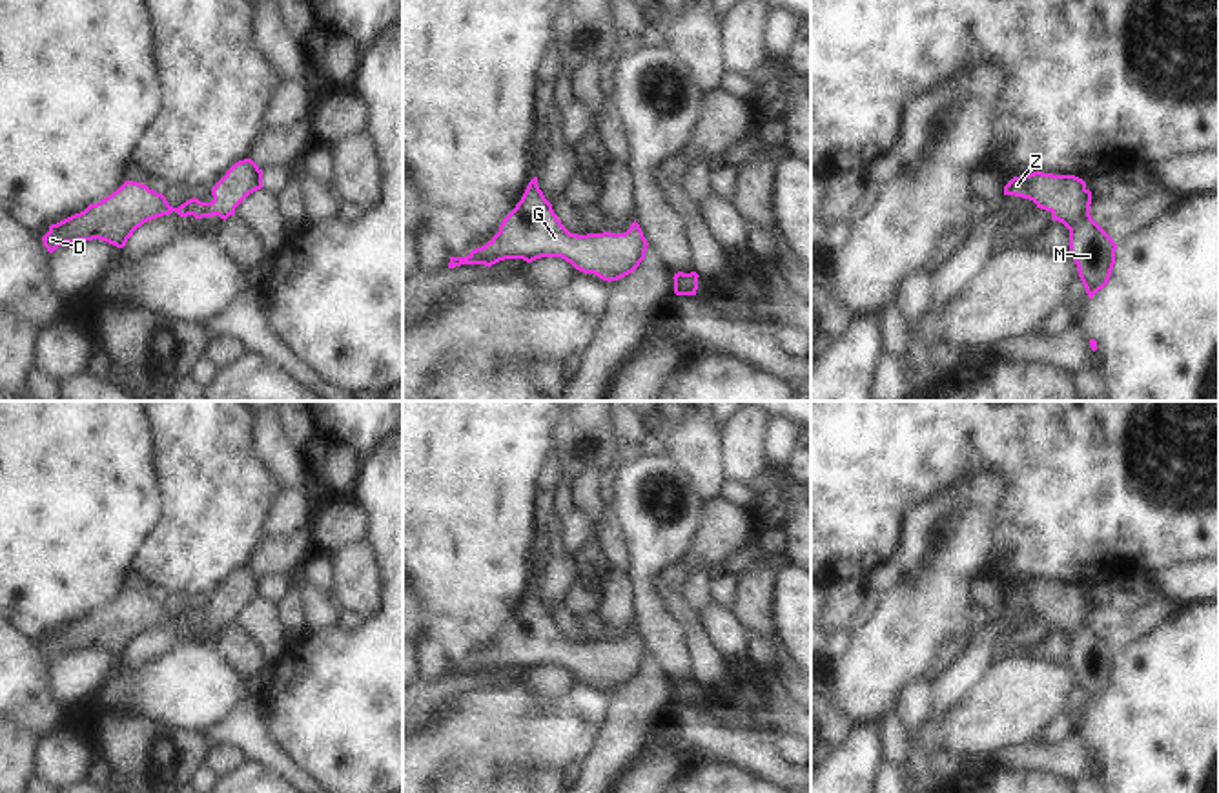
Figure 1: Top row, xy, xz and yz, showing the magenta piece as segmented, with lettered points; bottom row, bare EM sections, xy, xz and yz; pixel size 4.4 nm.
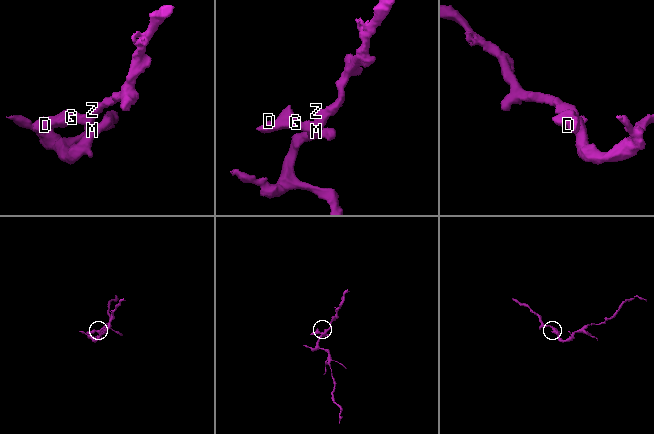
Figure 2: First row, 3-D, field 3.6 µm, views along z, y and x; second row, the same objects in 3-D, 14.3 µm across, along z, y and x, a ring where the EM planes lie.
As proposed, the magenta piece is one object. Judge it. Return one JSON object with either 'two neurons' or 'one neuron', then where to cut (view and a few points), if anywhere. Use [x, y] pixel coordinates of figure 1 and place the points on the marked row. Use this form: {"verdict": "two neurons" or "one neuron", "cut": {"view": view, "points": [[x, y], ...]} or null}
{"verdict": "one neuron", "cut": null}

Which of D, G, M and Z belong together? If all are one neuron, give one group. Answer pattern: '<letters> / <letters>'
D G M Z

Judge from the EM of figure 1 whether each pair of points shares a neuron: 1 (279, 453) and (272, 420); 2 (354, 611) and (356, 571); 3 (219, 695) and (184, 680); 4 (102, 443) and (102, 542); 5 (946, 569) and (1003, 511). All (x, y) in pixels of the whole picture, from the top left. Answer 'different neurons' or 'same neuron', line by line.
1: same neuron
2: same neuron
3: same neuron
4: same neuron
5: different neurons

